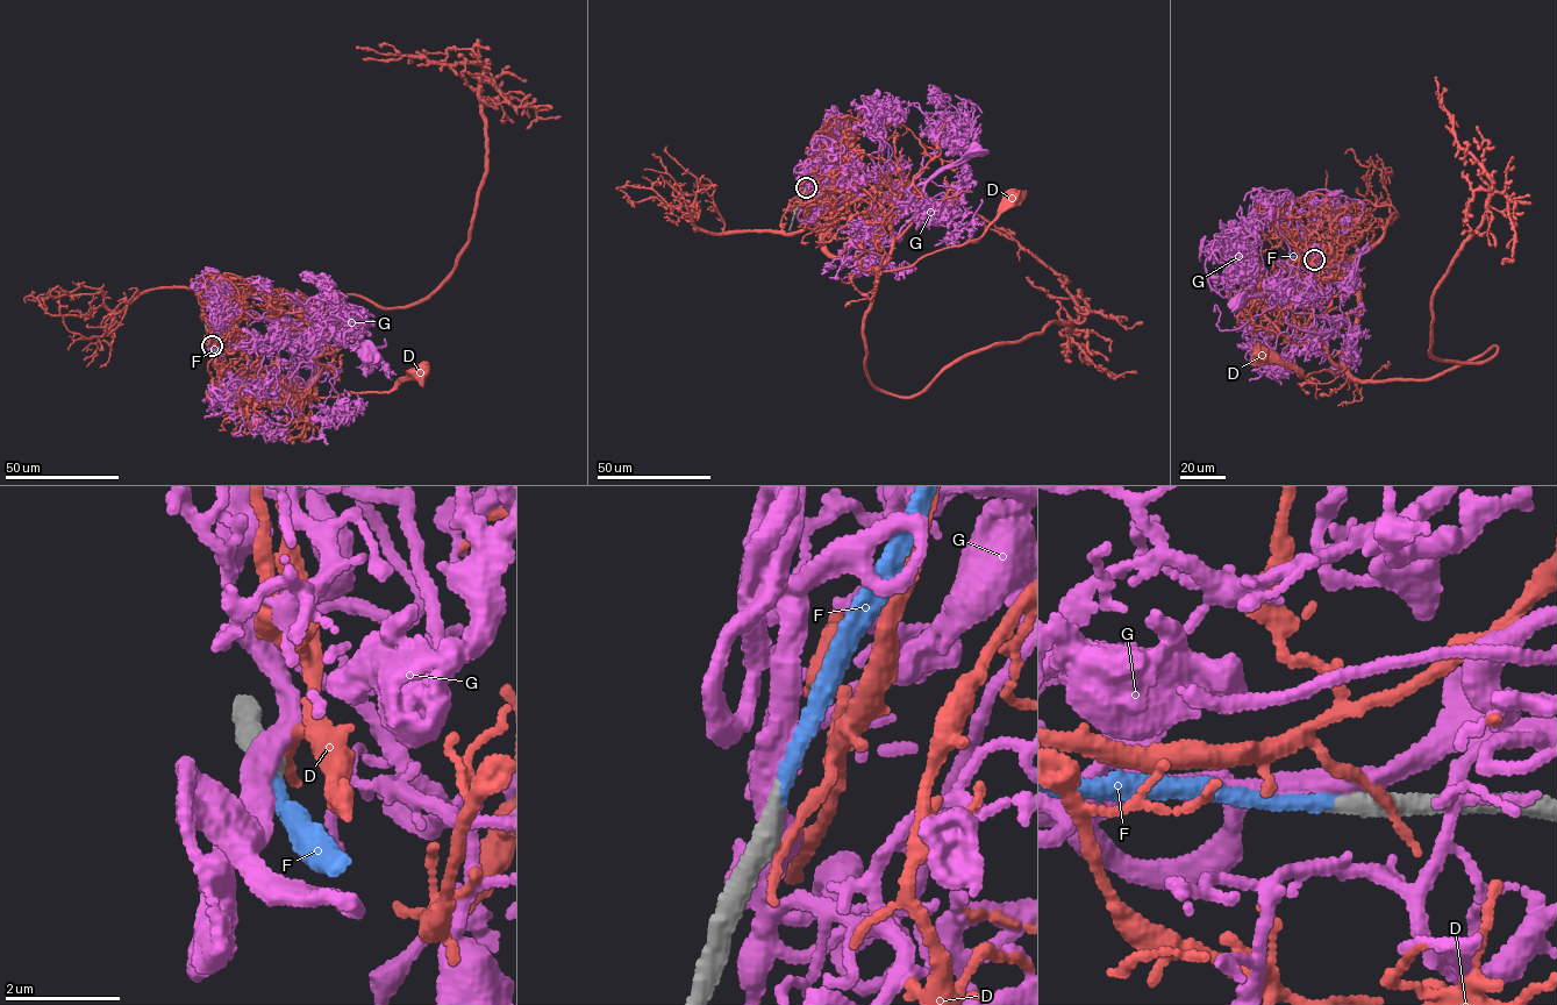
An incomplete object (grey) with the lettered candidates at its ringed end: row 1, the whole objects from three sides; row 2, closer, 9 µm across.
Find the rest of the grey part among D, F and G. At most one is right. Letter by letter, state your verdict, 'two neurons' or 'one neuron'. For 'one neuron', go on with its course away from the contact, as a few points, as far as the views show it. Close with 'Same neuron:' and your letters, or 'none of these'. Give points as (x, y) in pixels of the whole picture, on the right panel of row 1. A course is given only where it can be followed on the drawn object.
D: two neurons
F: one neuron | via (1315, 259), (1287, 256)
G: two neurons
Same neuron: F

